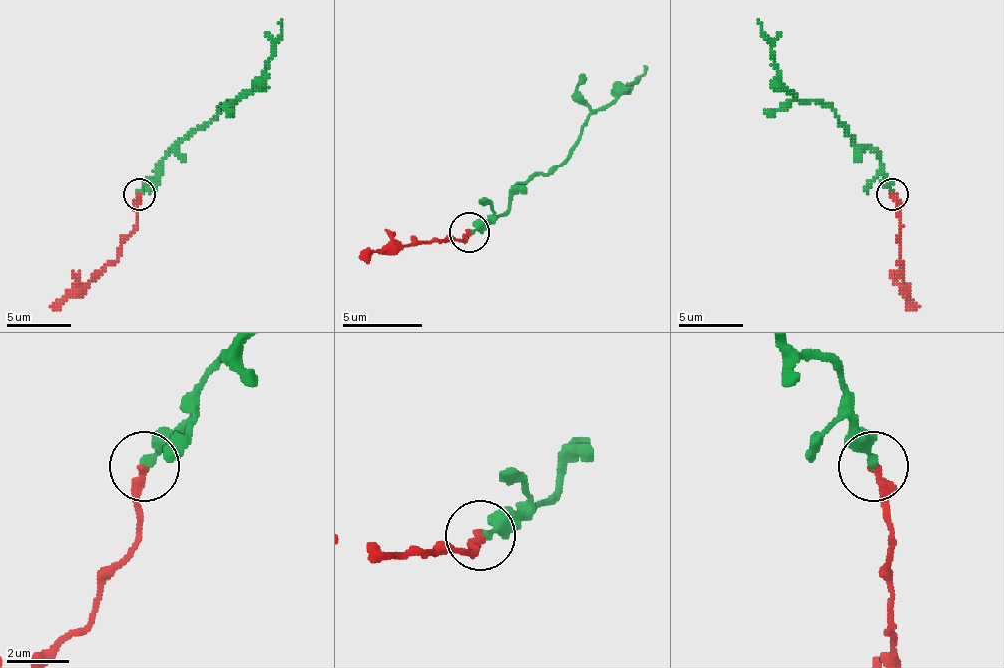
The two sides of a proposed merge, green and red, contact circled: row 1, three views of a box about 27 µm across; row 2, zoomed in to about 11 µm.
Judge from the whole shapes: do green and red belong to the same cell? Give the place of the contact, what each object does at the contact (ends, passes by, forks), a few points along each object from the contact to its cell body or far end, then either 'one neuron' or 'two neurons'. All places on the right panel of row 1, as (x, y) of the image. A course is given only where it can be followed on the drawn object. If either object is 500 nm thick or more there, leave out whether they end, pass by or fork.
at (892, 194); green ends there; red ends there; green runs (893, 193), (884, 165), (871, 148), (851, 139), (829, 107), (800, 100), (781, 81), (758, 20); red runs (893, 193), (900, 229), (903, 290), (913, 306); two neurons

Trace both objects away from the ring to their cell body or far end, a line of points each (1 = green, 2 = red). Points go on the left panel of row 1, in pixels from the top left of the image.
1: (140, 193), (156, 174), (156, 165), (172, 148), (201, 129), (224, 107), (262, 81), (282, 20)
2: (140, 193), (137, 229), (121, 245), (121, 255), (50, 306)

